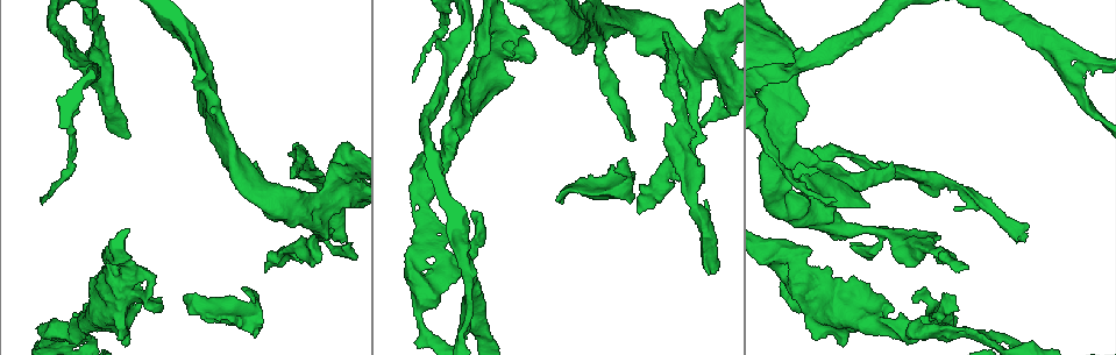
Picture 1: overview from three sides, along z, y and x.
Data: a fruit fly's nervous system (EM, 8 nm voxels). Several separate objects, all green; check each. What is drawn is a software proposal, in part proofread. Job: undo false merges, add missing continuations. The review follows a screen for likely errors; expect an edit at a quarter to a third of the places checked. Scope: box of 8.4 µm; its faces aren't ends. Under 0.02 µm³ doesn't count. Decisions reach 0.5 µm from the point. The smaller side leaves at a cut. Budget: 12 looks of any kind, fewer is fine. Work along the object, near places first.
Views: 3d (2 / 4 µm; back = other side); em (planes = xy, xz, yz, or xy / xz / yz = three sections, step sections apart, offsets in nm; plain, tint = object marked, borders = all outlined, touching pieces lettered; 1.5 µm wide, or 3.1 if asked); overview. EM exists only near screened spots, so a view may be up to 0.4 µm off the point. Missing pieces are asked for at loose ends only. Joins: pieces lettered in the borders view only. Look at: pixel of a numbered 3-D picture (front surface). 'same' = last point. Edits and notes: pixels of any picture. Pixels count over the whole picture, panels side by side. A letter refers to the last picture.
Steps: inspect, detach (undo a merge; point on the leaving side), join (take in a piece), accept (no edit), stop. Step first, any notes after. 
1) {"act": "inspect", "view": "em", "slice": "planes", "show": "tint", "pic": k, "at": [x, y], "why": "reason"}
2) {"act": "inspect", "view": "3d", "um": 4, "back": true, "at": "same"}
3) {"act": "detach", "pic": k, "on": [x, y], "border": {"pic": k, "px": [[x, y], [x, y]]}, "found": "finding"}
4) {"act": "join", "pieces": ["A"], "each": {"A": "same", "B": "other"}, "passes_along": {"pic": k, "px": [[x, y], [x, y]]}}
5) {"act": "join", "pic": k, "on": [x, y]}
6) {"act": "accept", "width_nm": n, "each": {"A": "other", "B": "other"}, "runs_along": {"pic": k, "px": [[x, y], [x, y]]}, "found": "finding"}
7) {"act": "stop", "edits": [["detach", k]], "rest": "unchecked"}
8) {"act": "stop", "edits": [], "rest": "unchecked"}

{"act": "inspect", "view": "3d", "um": 4, "back": true, "pic": 1, "at": [960, 185], "why": "a narrow waist"}

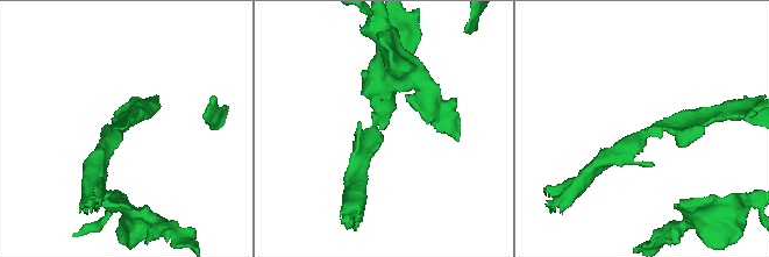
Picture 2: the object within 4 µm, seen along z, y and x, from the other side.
{"act": "inspect", "view": "em", "slice": "planes", "show": "borders", "pic": 2, "at": [642, 131]}

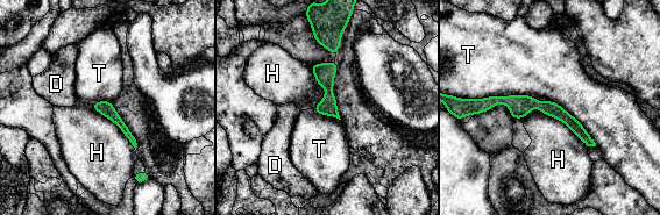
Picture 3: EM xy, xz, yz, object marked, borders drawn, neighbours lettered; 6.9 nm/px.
{"act": "accept", "width_nm": 100, "each": {"D": "other", "H": "other", "T": "other"}, "runs_along": {"pic": 3, "px": [[481, 102], [552, 108], [590, 143]]}, "found": "all the same neuron"}

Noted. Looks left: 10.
{"act": "inspect", "view": "em", "slice": "planes", "show": "borders", "pic": 1, "at": [894, 166], "why": "tapers out"}

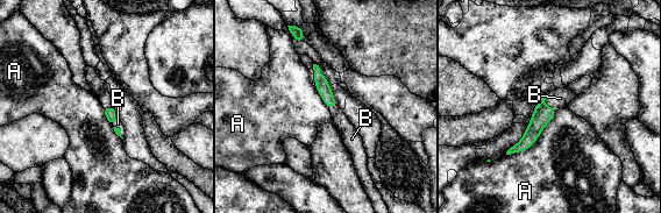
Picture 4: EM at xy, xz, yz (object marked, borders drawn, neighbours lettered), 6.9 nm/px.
{"act": "join", "pieces": ["B"], "each": {"A": "other", "B": "same"}, "passes_along": {"pic": 4, "px": [[542, 114], [545, 105], [560, 98]]}, "found": "the neuron continues"}

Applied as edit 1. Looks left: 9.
{"act": "inspect", "view": "overview"}

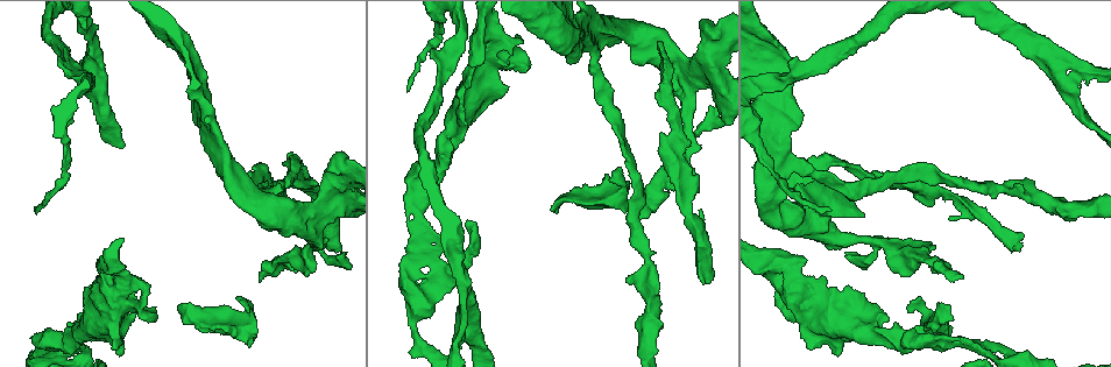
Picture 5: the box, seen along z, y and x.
{"act": "inspect", "view": "em", "slice": "yz", "step": 4, "show": "borders", "pic": 5, "at": [183, 311], "why": "an open end"}

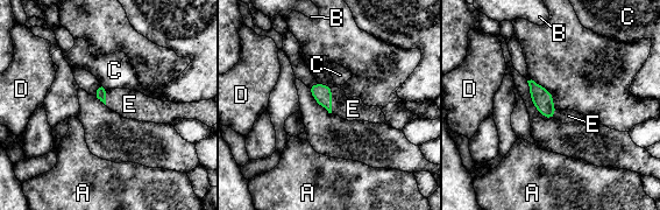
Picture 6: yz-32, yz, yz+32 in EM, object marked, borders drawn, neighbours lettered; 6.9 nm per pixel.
{"act": "inspect", "view": "em", "slice": "planes", "show": "borders", "at": "same", "why": "cut it another way"}

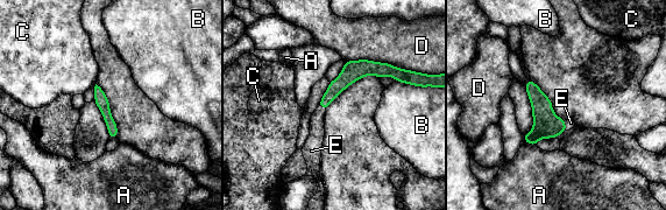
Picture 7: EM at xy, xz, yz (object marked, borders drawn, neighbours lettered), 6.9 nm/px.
{"act": "join", "pieces": ["E"], "longest_contact_nm": ["D", 480], "each": {"A": "other", "B": "other", "C": "other", "D": "other", "E": "same"}, "passes_along": {"pic": 7, "px": [[546, 124], [566, 125], [571, 123]]}, "found": "the neuron continues"}

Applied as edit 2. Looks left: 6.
{"act": "inspect", "view": "em", "slice": "xy", "step": 8, "show": "tint", "pic": 5, "at": [1002, 349], "why": "abrupt turn"}

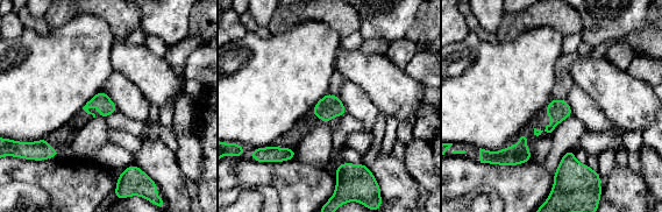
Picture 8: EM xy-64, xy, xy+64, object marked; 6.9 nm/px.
{"act": "inspect", "view": "em", "slice": "yz", "step": 4, "show": "tint", "at": "same", "why": "cut it another way"}

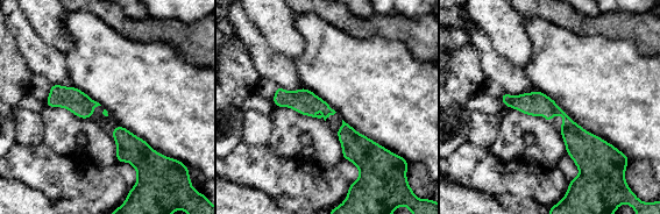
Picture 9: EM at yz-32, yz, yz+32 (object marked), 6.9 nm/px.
{"act": "inspect", "view": "em", "slice": "yz", "step": 4, "show": "borders", "at": "same"}

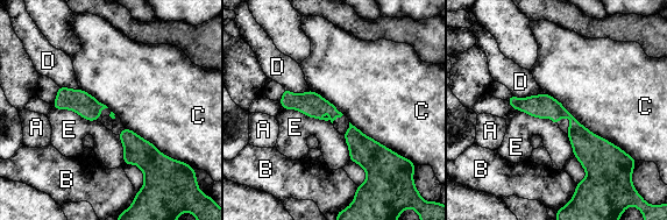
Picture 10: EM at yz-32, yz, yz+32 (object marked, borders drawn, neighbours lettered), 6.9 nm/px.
{"act": "accept", "each": {"A": "other", "B": "other", "C": "other", "D": "other", "E": "other"}, "border": {"pic": 10, "px": [[544, 92], [626, 154]]}, "found": "all the same neuron"}

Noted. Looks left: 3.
{"act": "inspect", "view": "3d", "um": 4, "pic": 5, "at": [79, 333]}

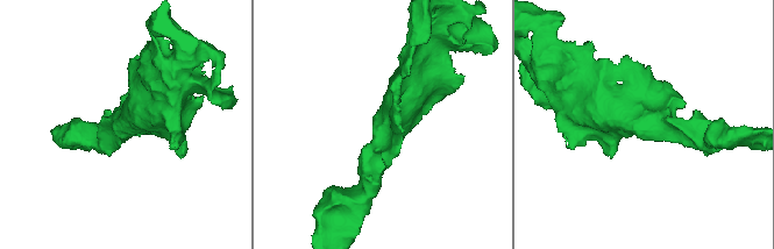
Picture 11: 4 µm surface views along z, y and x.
{"act": "inspect", "view": "em", "slice": "planes", "show": "borders", "pic": 11, "at": [658, 126]}

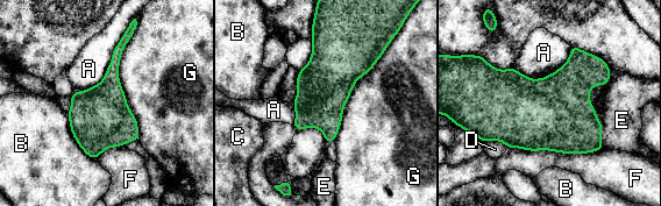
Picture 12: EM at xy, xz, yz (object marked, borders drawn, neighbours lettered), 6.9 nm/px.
{"act": "accept", "each": {"A": "other", "B": "other", "C": "other", "D": "other", "E": "other", "F": "other", "G": "other"}, "border": {"pic": 12, "px": [[507, 147], [561, 153], [603, 149]]}, "found": "all the same neuron"}

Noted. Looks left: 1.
{"act": "stop", "edits": [["join", 4], ["join", 7]], "rest": "unchecked"}

